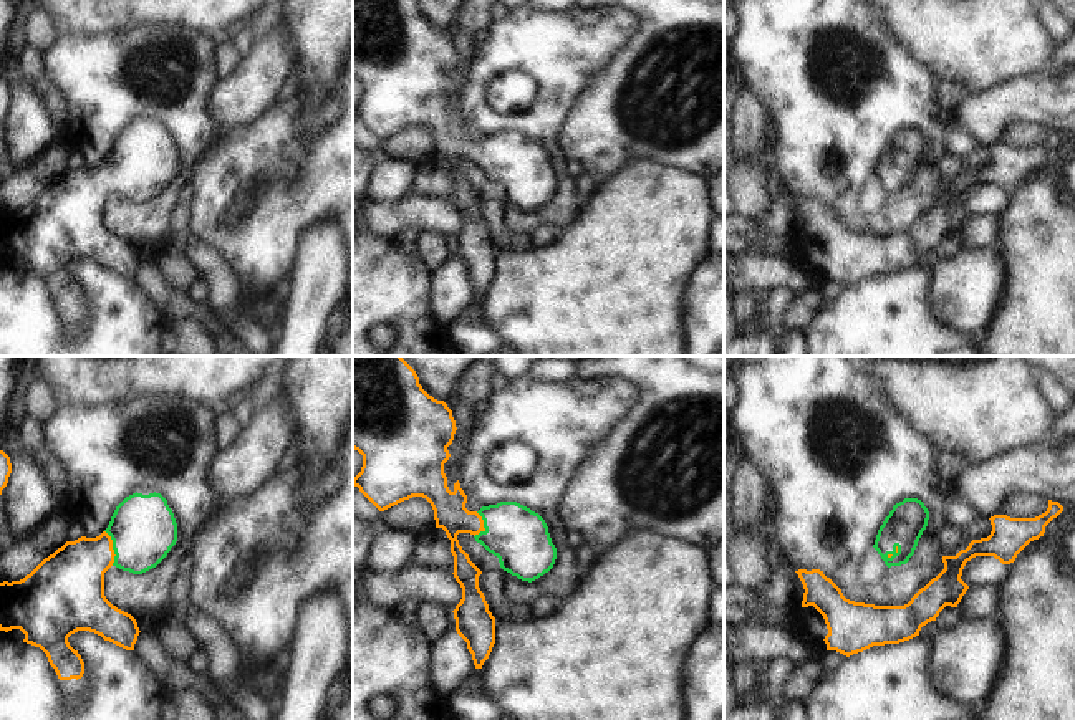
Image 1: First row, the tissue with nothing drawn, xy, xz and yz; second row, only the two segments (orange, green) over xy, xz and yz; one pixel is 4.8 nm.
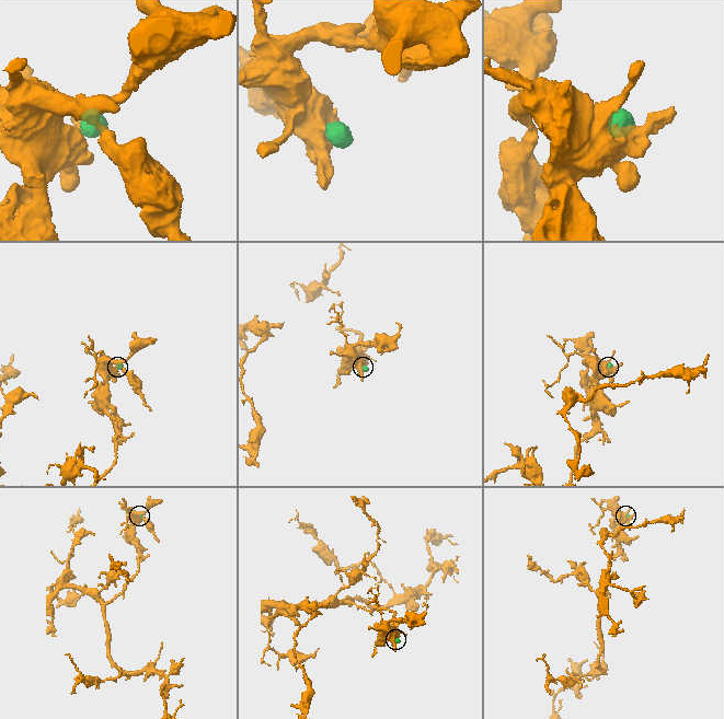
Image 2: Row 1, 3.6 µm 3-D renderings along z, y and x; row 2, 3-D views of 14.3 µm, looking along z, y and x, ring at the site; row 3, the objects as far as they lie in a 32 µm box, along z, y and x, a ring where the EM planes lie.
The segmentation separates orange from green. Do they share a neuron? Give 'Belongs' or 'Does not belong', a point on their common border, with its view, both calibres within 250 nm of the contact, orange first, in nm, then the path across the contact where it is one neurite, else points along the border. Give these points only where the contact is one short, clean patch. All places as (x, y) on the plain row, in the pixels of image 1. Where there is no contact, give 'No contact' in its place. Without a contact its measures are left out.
Belongs. Touches orange at xy (111, 177). Thickness 320 nm (orange) against 320 nm. Path across: xy (72, 209), (96, 184), (111, 177), (128, 172), (143, 158).

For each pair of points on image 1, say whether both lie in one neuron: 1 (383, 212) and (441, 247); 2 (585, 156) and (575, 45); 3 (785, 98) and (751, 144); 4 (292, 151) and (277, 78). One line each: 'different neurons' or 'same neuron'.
1: different neurons
2: different neurons
3: different neurons
4: different neurons

